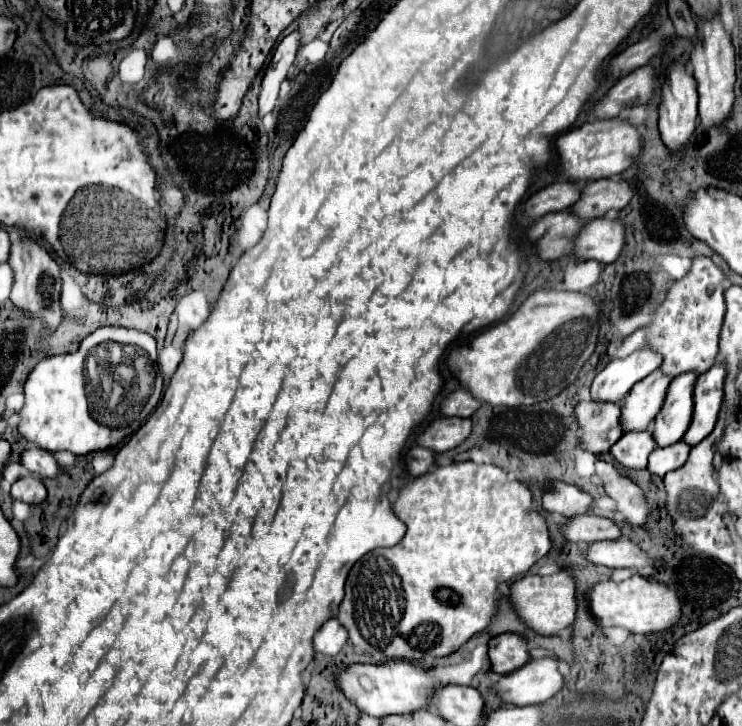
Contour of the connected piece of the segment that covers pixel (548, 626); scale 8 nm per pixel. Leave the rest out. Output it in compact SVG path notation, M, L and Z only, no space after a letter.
M565 570L551 576L525 576L515 580L509 588L509 602L515 614L537 634L551 636L563 628L569 628L575 620L575 578Z

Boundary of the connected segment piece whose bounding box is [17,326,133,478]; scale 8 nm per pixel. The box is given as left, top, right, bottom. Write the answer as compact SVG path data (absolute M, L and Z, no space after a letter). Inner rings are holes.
M101 326L89 336L83 338L81 346L73 354L55 354L49 358L43 358L27 376L23 384L25 404L19 412L19 424L17 430L25 440L35 442L39 448L27 448L21 454L21 464L31 470L35 476L41 478L55 478L59 474L59 464L53 458L51 452L57 450L69 450L75 456L89 454L95 450L107 450L119 446L129 434L133 434L131 426L123 428L109 428L99 422L95 422L89 414L89 402L87 394L83 394L83 370L85 370L85 356L87 352L97 346L99 342L109 340L109 326ZM49 450L49 452L47 452Z

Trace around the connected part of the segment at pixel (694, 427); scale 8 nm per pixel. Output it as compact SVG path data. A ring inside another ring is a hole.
M713 364L713 368L701 374L693 386L693 422L685 432L685 442L689 446L699 444L715 426L721 400L723 400L723 380L725 366Z

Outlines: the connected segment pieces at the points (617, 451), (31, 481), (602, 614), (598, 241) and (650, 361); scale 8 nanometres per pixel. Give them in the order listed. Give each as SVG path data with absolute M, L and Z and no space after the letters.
M649 430L629 432L629 434L619 438L619 442L609 450L609 454L623 468L641 470L641 468L647 466L647 458L655 450L655 446L657 444L655 444Z
M35 476L31 478L21 478L13 484L11 488L11 496L15 500L21 500L21 502L27 502L27 504L41 504L47 496L47 490L43 486L43 482Z
M639 574L623 582L613 582L613 580L599 582L589 590L587 598L589 598L589 610L593 618L597 618L597 624L601 628L621 626L629 632L651 634L651 632L667 630L681 616L681 602L677 594L669 586L657 582L655 578L643 578Z
M595 218L585 224L585 230L577 234L577 246L571 254L579 260L597 260L601 264L611 264L621 254L625 242L625 228L621 220Z
M649 348L635 350L627 358L609 362L591 384L593 402L623 402L627 392L661 366L661 356Z

